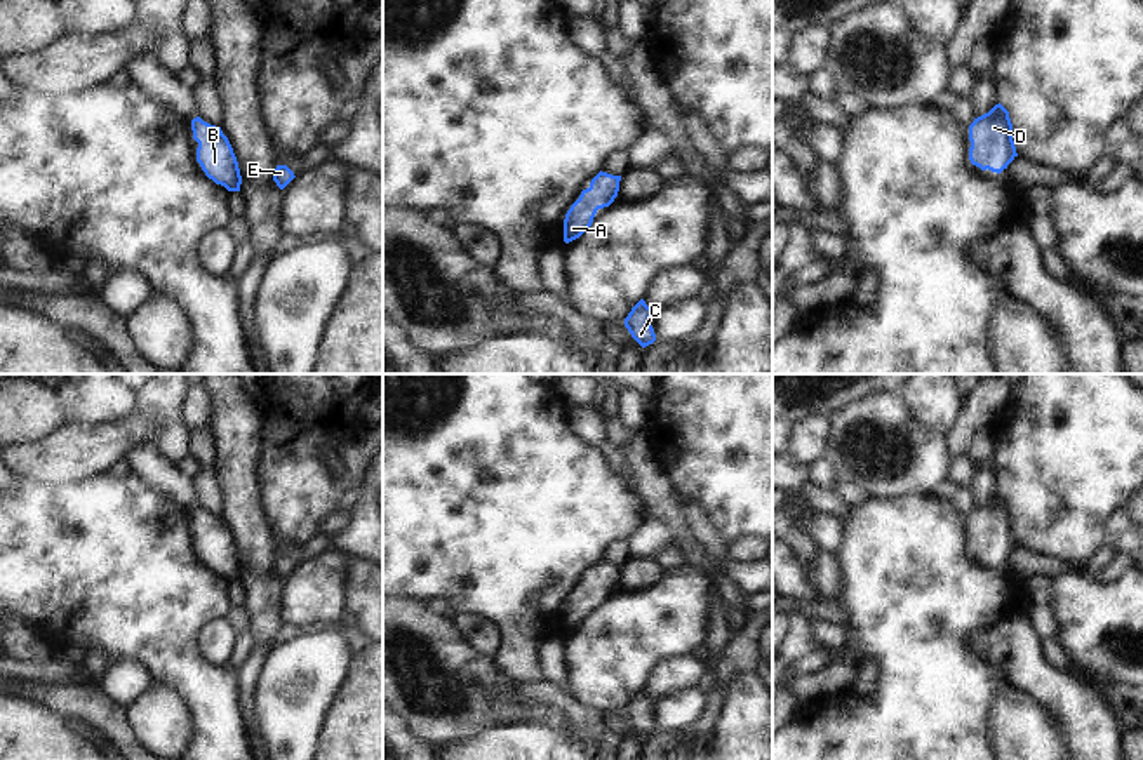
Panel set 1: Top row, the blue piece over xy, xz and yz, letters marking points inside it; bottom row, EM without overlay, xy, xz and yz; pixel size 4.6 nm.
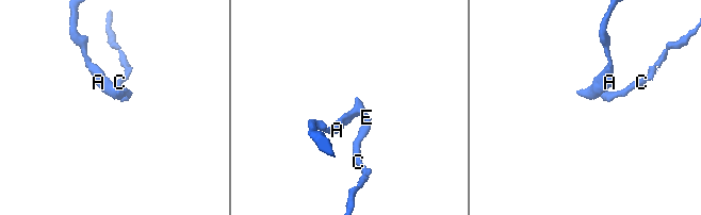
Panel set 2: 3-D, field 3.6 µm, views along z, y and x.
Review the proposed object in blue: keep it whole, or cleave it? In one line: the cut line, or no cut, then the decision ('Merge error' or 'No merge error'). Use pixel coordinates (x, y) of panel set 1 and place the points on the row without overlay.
No split. No merge error

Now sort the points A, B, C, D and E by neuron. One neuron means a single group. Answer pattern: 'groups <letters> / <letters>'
groups A B C D E

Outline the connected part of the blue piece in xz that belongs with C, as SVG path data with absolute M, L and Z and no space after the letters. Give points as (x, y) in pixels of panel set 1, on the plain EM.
M640 689L625 708L625 717L642 737L656 730L651 706L652 699L645 694L644 689Z

